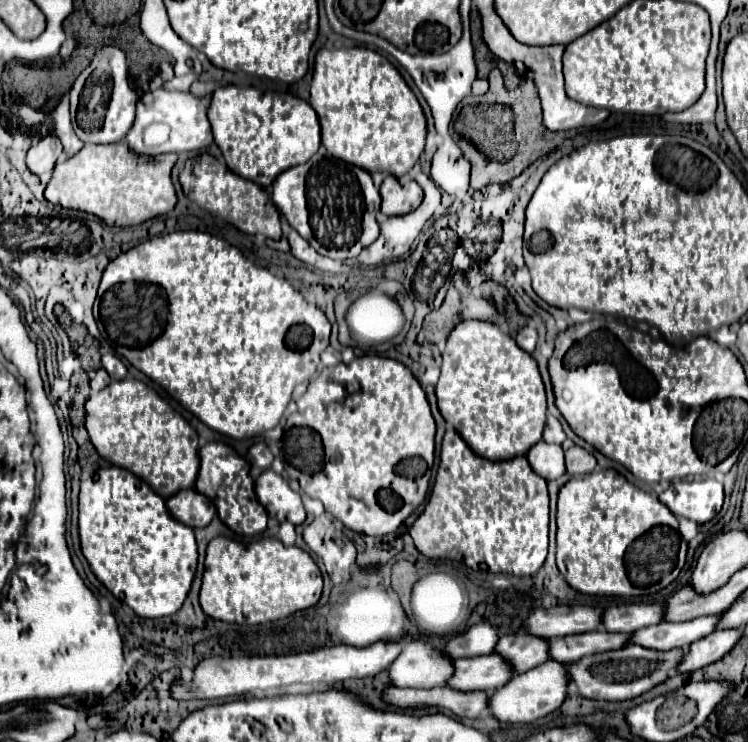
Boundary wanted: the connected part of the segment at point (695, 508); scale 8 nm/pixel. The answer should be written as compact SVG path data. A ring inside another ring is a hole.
M710 470L706 474L690 474L686 478L660 480L665 481L665 490L658 494L658 500L676 516L704 524L722 510L725 475Z

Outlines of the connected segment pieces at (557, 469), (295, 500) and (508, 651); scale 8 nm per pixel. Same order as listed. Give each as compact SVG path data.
M540 440L538 444L534 444L528 450L526 456L528 456L528 462L532 464L534 472L538 476L544 476L544 480L556 480L566 472L562 446L548 444L548 442Z
M264 470L256 478L254 490L268 516L276 518L278 522L290 520L294 526L304 524L306 508L302 504L302 498L290 488L290 484L280 474L276 474L274 470Z
M522 626L518 632L512 630L502 636L498 640L496 652L500 652L502 656L508 656L508 660L516 664L516 672L520 674L548 660L550 640L544 640L542 636L534 636Z

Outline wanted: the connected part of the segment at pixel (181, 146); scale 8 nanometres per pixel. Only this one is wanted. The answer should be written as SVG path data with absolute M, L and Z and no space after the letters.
M166 88L146 92L138 100L136 120L126 136L126 142L134 152L146 154L146 156L206 148L214 142L210 122L208 122L208 108L210 108L210 94L204 98L198 98L192 92L166 90Z

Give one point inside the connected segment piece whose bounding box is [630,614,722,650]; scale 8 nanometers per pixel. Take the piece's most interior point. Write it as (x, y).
(662, 636)

